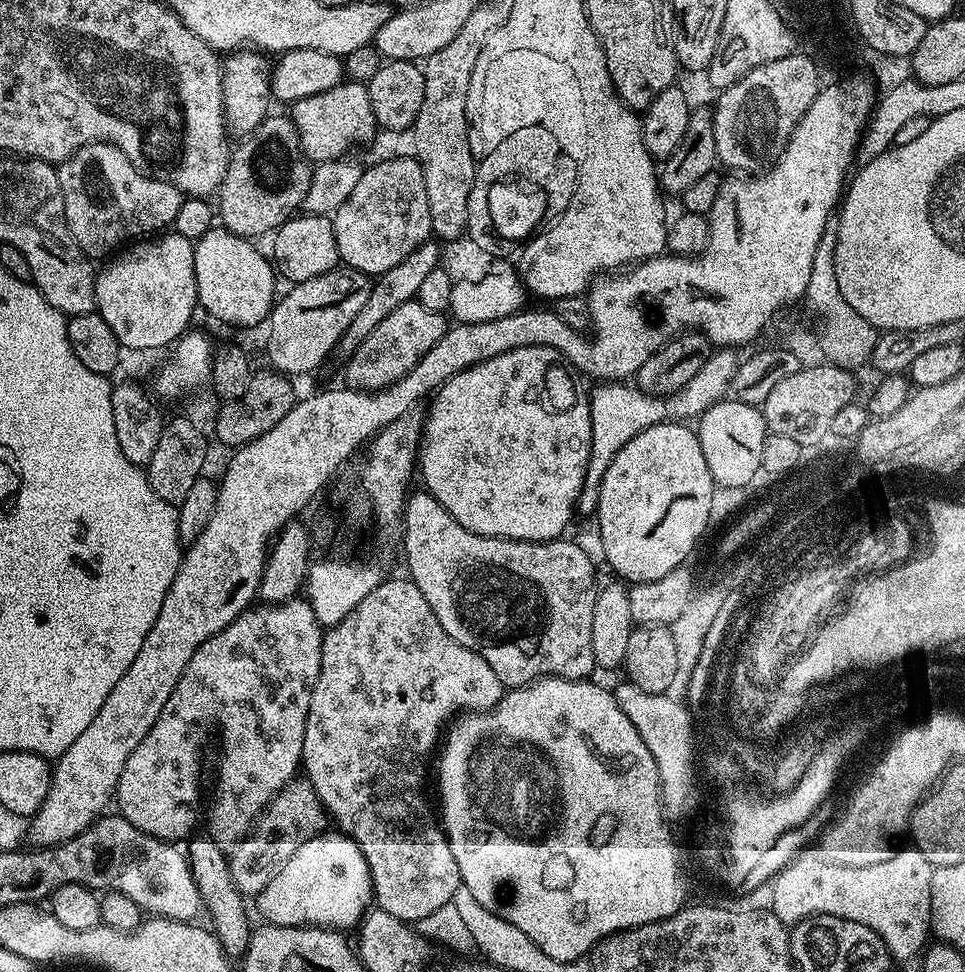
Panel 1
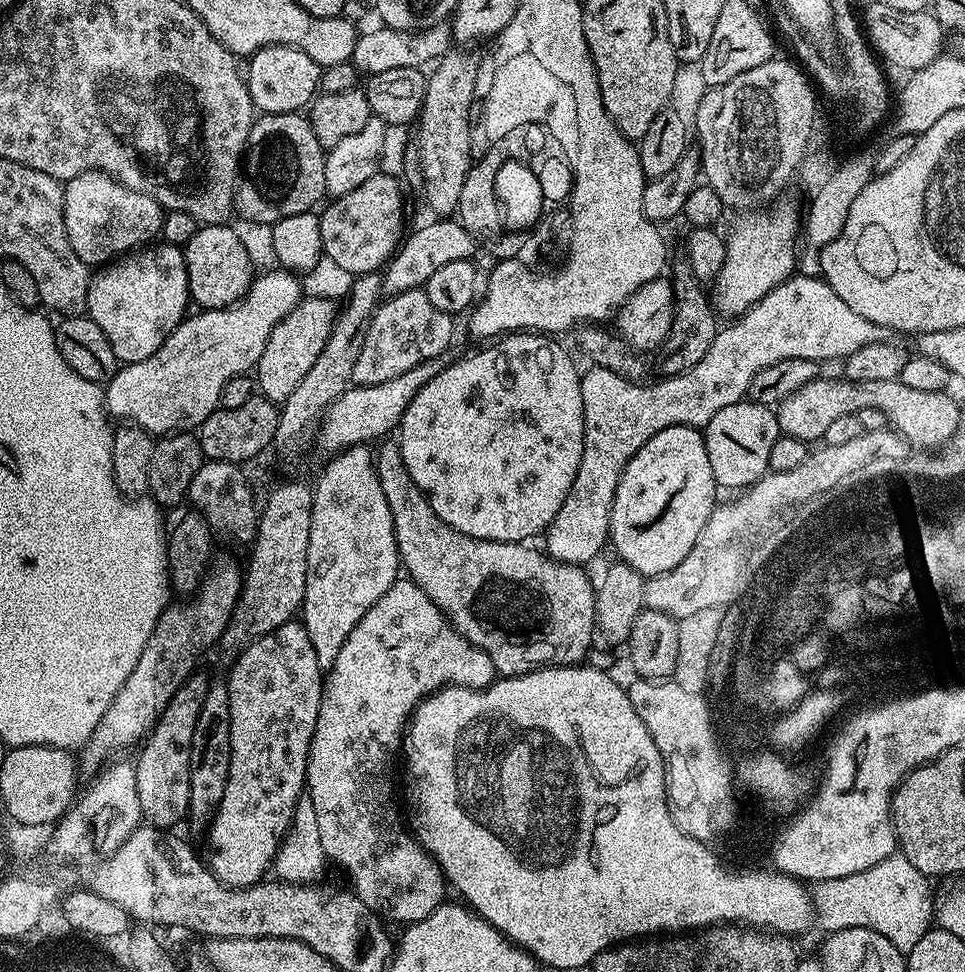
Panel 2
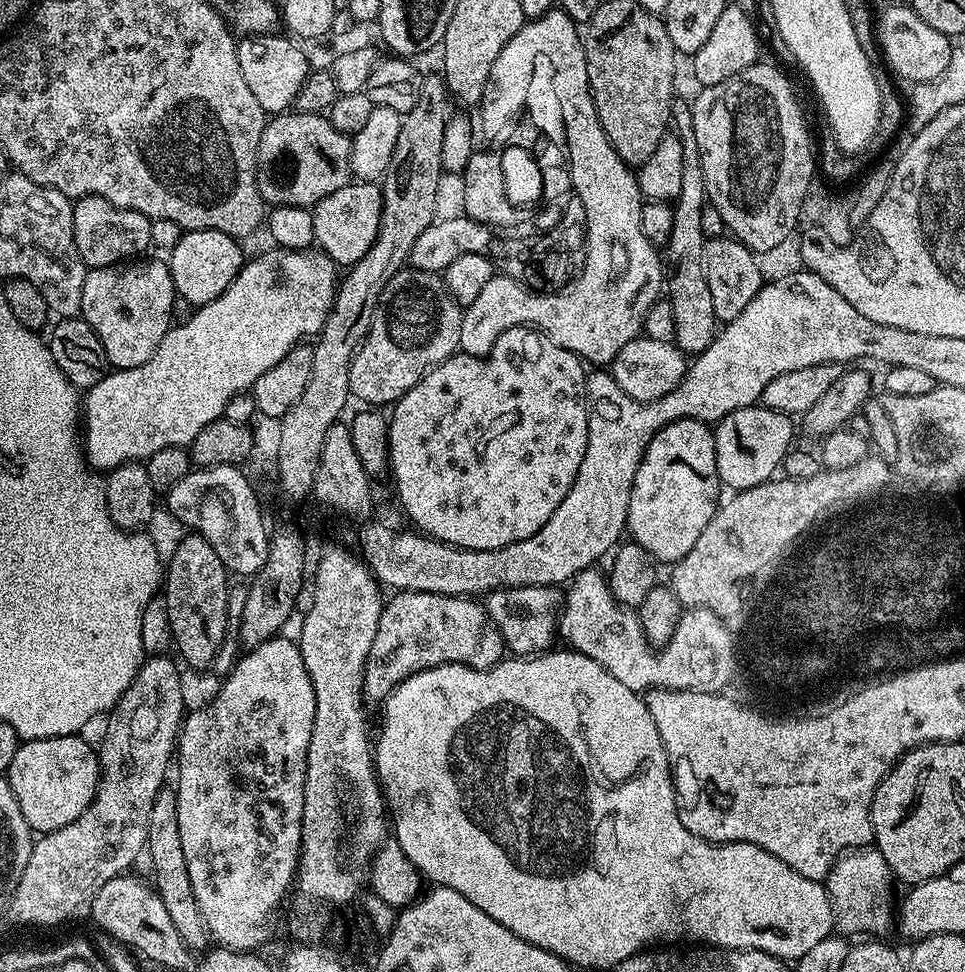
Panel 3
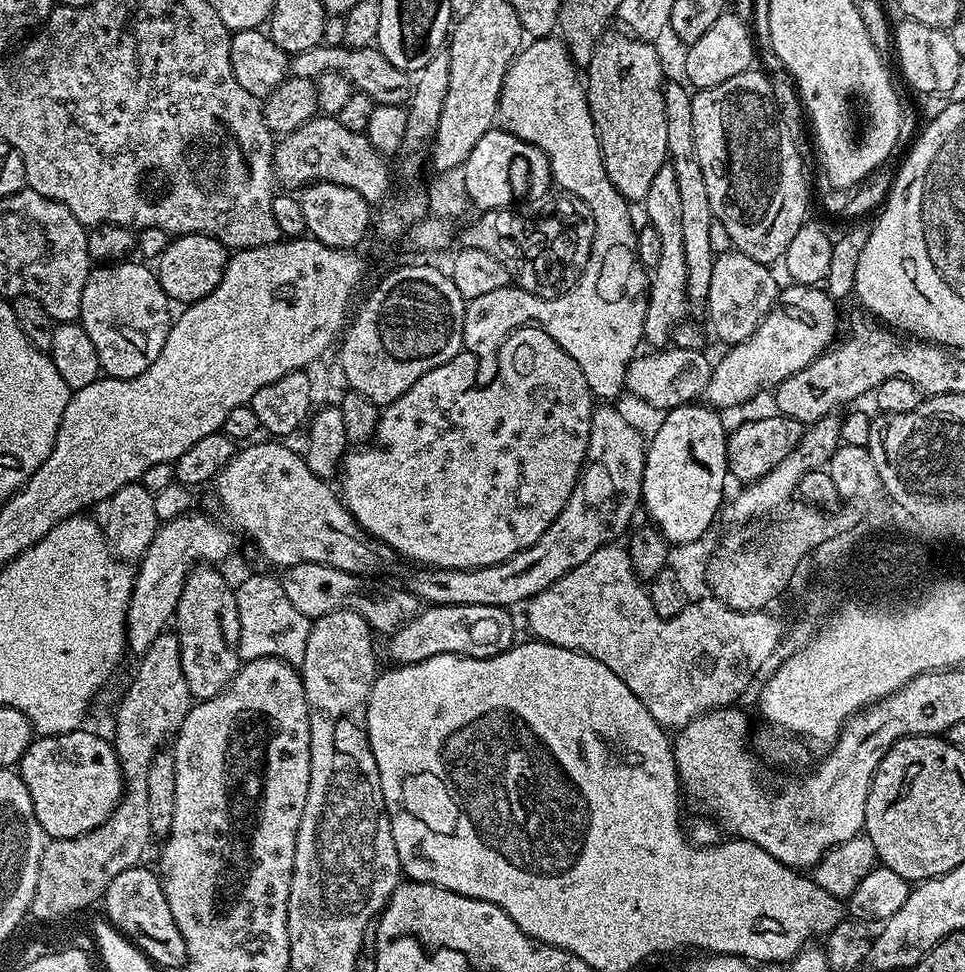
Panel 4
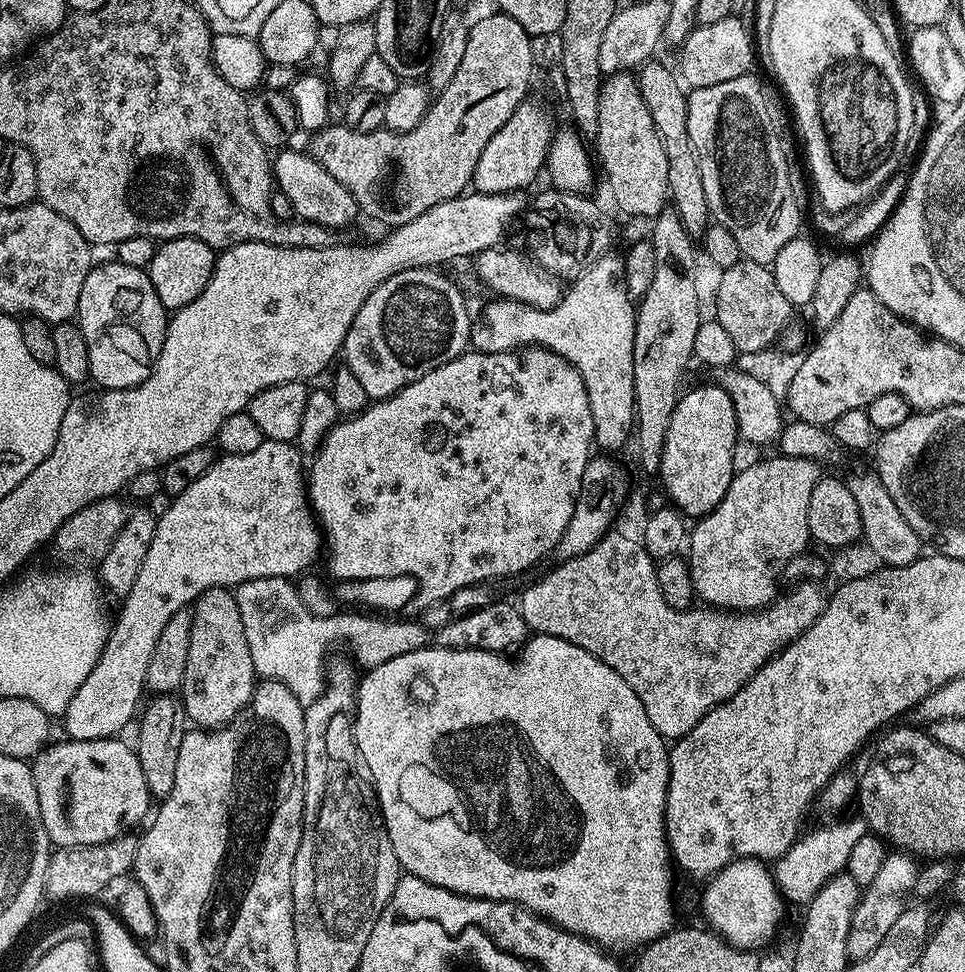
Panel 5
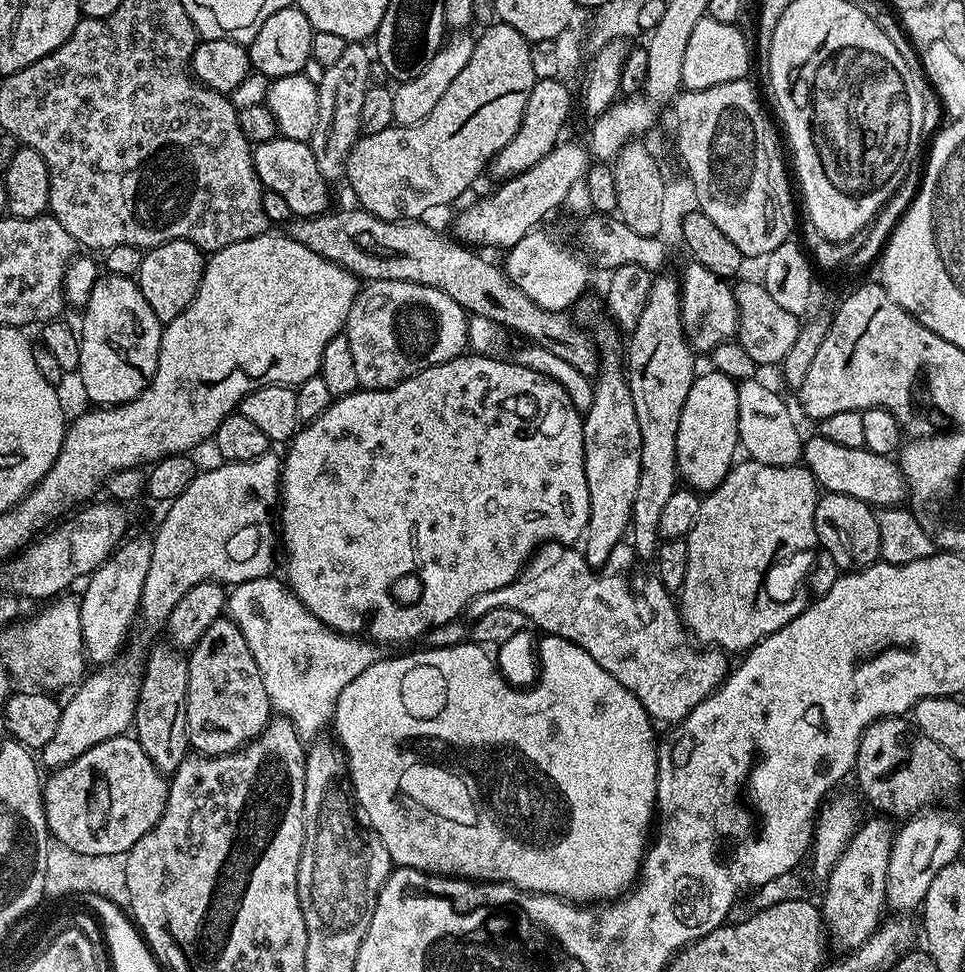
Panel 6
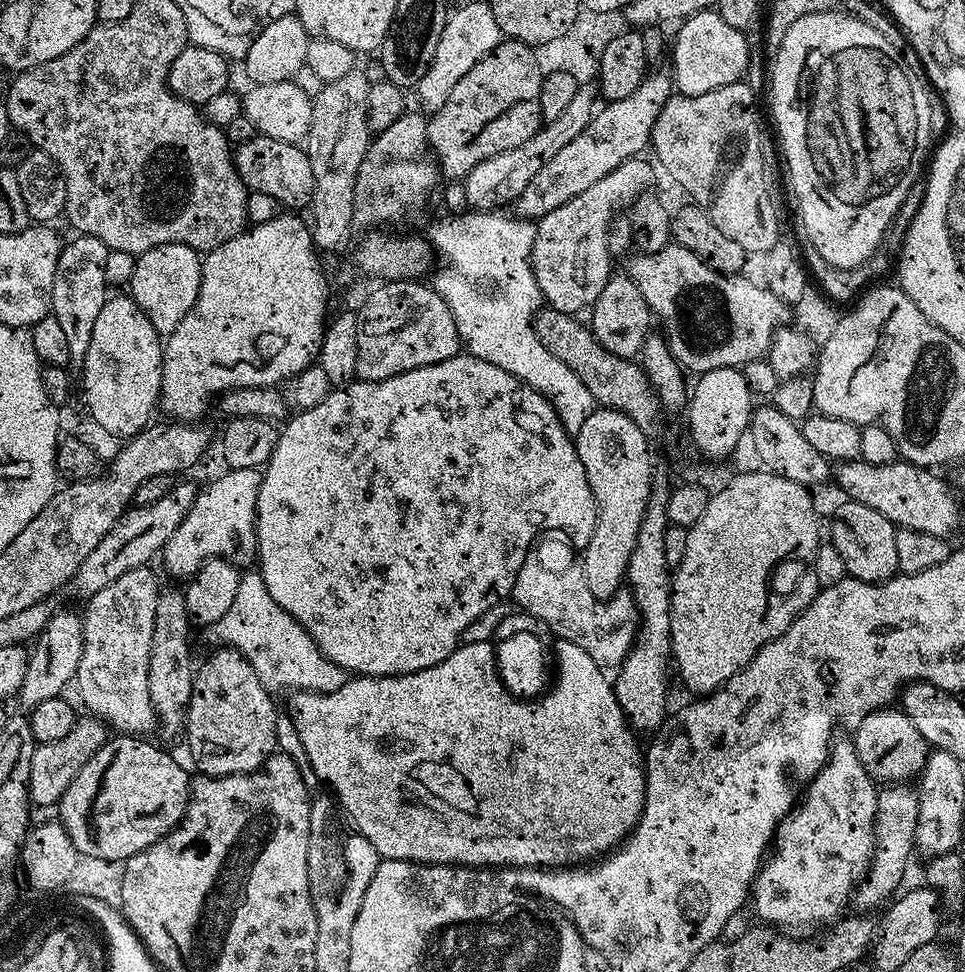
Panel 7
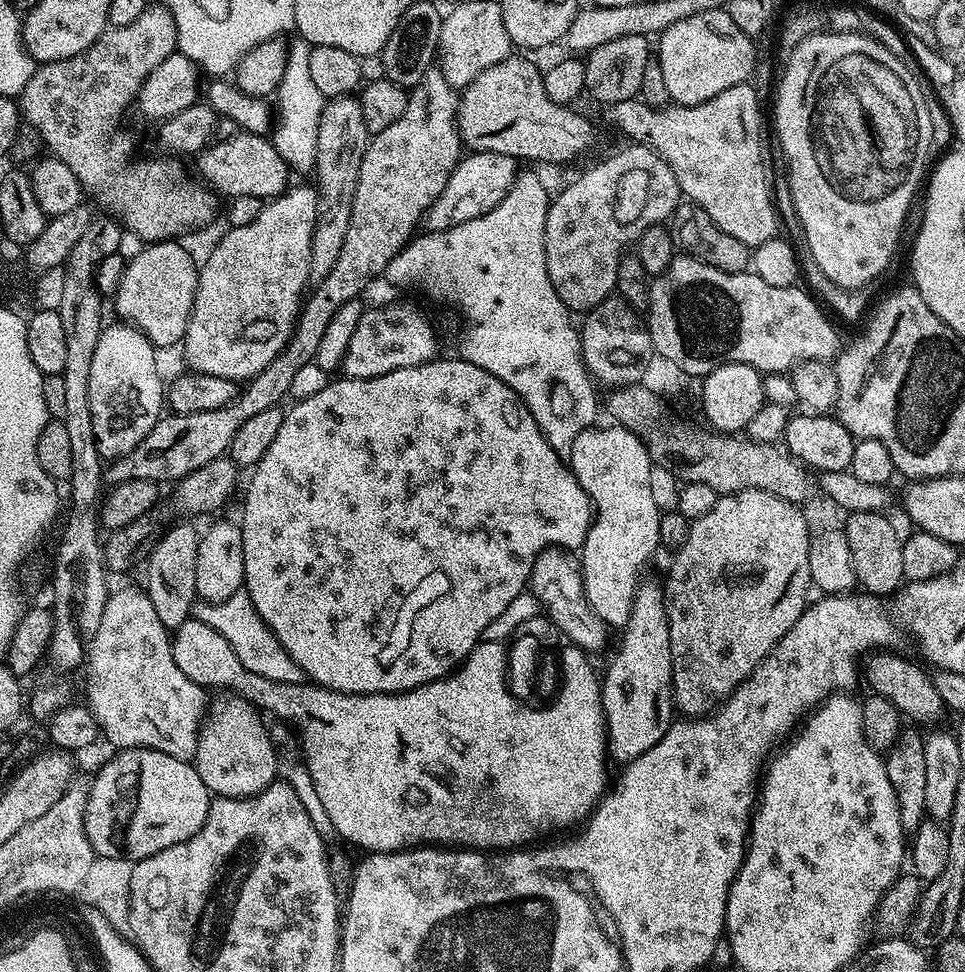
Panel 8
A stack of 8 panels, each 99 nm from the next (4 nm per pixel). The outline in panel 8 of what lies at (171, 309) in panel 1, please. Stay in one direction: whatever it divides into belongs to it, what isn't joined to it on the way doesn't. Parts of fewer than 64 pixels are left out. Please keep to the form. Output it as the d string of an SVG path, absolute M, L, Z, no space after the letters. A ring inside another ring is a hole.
M127 322L115 323L101 331L98 346L94 346L94 362L90 362L90 414L93 415L97 448L108 462L130 454L130 450L134 450L134 446L138 446L146 434L150 434L166 408L166 380L160 377L160 368L156 365L157 349L152 347L146 334L142 334L139 328Z

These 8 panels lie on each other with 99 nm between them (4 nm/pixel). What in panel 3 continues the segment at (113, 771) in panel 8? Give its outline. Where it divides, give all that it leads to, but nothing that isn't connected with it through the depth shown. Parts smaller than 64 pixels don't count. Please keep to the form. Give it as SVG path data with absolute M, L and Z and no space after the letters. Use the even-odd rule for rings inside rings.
M83 735L59 736L58 738L42 738L41 740L25 740L14 754L14 762L10 762L6 779L14 798L18 798L18 807L22 810L22 818L26 818L33 833L53 832L62 826L70 826L90 806L100 784L100 757L90 745L84 741Z

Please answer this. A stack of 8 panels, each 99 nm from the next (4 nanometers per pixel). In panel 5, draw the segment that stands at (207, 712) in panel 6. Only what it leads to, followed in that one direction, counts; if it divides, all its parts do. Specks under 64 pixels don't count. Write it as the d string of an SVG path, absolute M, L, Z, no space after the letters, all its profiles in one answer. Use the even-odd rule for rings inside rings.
M229 589L206 590L195 600L191 613L190 650L178 692L185 717L191 723L193 720L197 729L215 730L231 724L248 707L258 677L246 643L246 630L242 630L242 614L238 614L238 602Z

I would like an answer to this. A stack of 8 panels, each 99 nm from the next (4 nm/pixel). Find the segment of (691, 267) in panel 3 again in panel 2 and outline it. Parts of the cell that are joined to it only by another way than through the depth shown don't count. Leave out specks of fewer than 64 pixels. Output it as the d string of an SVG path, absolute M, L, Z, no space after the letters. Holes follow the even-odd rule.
M687 263L674 264L671 265L673 268L672 276L670 275L670 283L675 289L672 325L667 338L658 349L661 377L677 376L690 370L690 366L695 366L705 356L706 350L710 350L710 342L714 342L718 331L718 323L716 324L718 316L714 311L709 293L705 289L703 292L702 289L696 288L700 286L698 286L696 275L692 273Z

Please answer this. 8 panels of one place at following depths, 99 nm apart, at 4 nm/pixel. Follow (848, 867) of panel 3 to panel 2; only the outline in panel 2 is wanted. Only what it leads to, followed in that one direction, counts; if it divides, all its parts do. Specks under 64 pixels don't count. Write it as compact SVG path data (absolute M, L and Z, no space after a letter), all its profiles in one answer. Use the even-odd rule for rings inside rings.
M893 854L878 862L878 866L870 866L870 870L862 870L846 878L819 881L810 892L814 920L818 928L820 924L821 933L824 934L851 928L874 930L890 941L899 952L906 954L918 946L922 934L926 934L934 924L934 896L932 900L932 888L928 884L931 884L929 877L922 875L914 862L910 862L903 854Z

